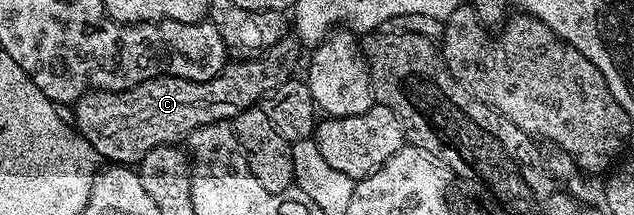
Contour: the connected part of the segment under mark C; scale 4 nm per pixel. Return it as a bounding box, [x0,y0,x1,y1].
[73,38,298,166]

